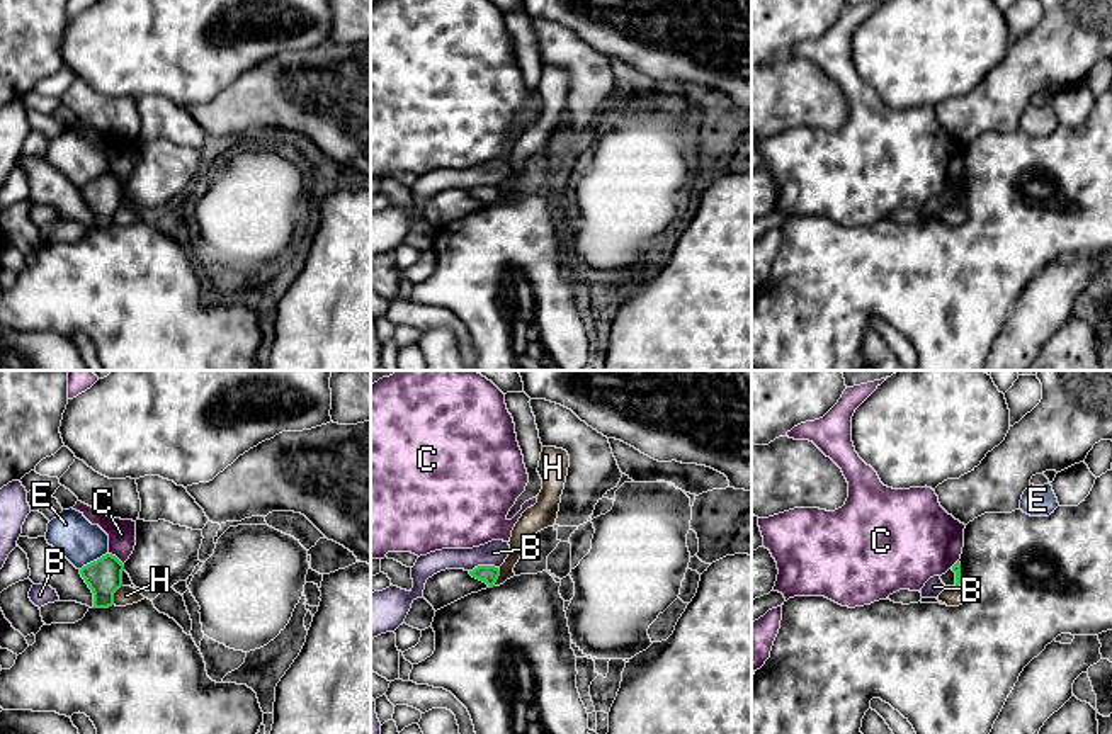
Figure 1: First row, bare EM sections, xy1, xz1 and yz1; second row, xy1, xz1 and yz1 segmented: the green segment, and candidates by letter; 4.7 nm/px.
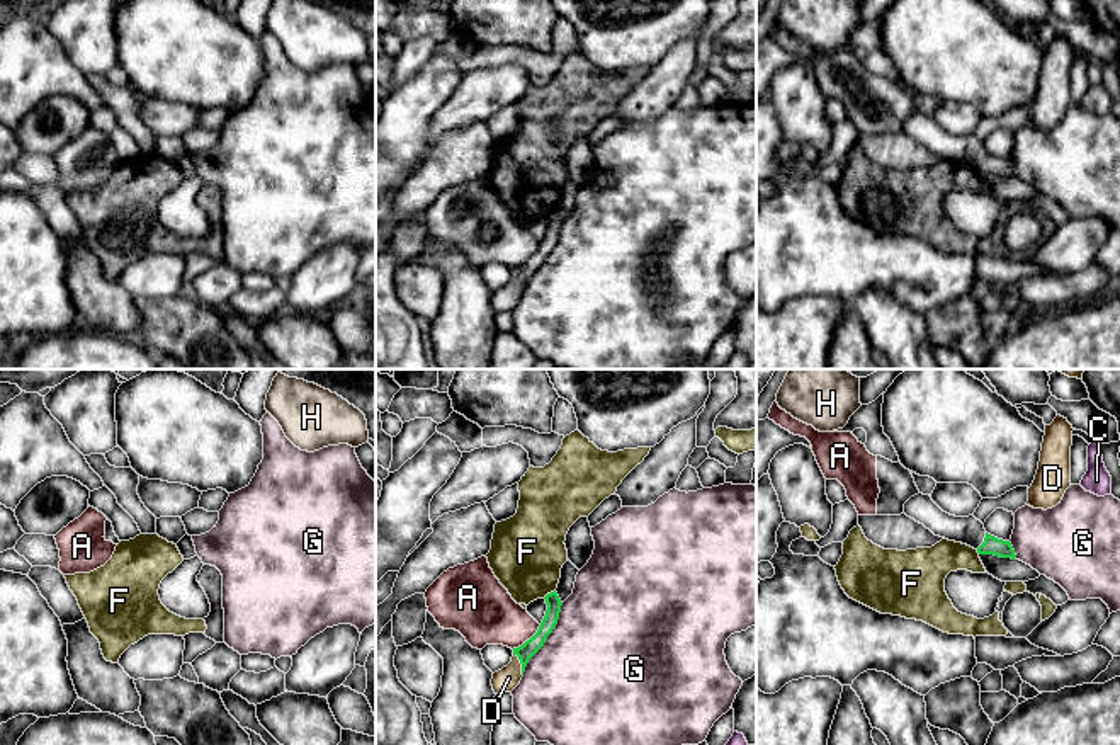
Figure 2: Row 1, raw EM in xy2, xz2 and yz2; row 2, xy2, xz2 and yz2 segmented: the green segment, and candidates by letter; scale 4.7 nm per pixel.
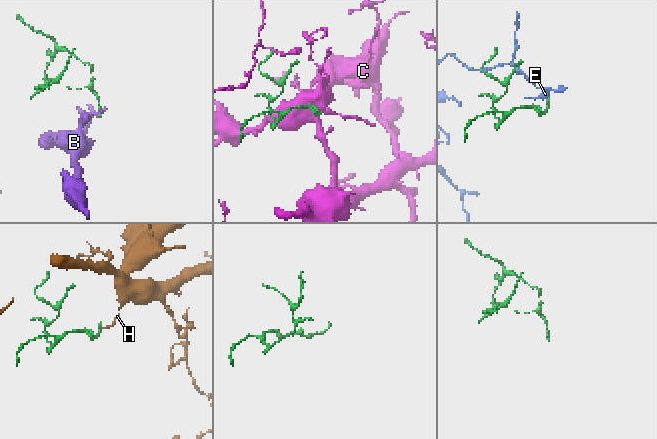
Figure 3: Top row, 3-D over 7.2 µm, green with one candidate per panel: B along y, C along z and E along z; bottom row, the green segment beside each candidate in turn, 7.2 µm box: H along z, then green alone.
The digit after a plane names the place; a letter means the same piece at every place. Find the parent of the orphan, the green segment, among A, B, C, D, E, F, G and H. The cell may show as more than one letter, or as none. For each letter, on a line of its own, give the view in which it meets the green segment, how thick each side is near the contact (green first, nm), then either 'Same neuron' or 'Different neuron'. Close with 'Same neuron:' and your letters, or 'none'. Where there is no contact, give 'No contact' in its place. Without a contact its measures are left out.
A: Touches green in xz2. Thickness 80 nm (green) against 300 nm. Different neuron
B: Touches green in xz1. Thickness 90 nm (green) against 120 nm. Different neuron
C: Touches green in xy1. Thickness 180 nm (green) against 130 nm. Different neuron
D: Touches green in xz2. Thickness 80 nm (green) against 110 nm. Different neuron
E: Touches green in xy1. Thickness 180 nm (green) against 200 nm. Different neuron
F: Touches green in xz2. Thickness 70 nm (green) against 360 nm. Different neuron
G: Touches green in xz2. Thickness 80 nm (green) against 500 nm. Different neuron
H: Touches green in xy1. Thickness 180 nm (green) against 90 nm. Different neuron
Same neuron: none

